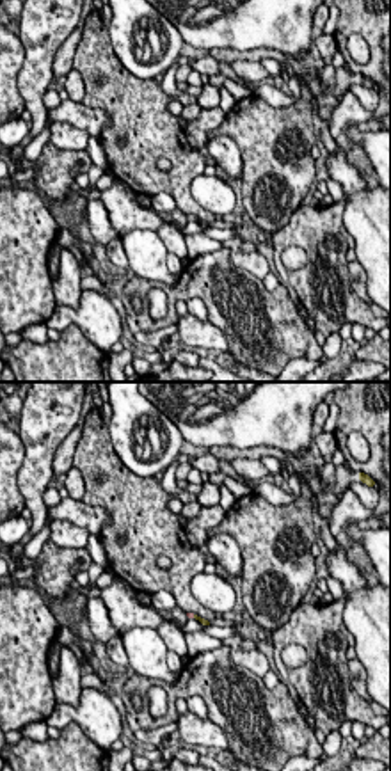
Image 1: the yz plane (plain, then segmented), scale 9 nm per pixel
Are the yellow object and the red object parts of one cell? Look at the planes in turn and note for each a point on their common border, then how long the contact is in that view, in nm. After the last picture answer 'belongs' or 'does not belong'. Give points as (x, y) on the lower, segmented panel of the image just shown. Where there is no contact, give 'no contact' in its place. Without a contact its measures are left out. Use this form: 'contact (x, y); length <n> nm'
no contact

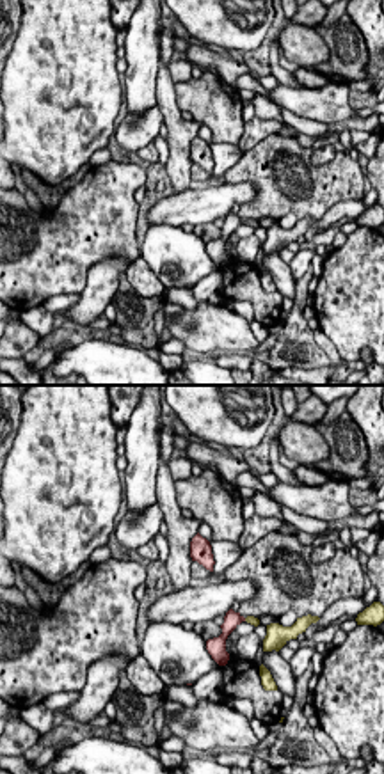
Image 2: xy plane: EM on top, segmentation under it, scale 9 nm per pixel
no contact

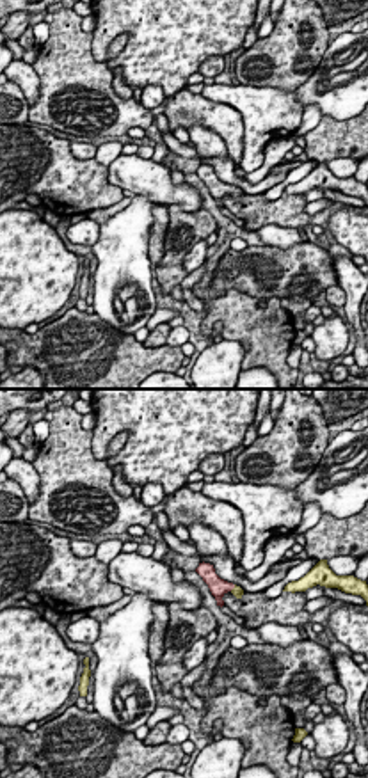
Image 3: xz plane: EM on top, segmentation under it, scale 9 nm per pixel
contact (233, 588); length 80 nm

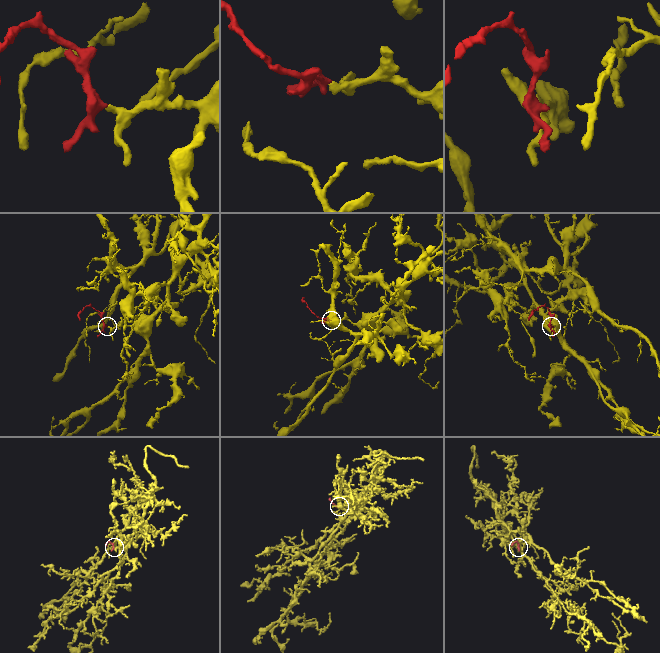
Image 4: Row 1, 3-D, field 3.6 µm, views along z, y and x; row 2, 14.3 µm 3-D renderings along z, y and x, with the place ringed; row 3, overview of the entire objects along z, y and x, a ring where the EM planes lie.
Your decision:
belongs

